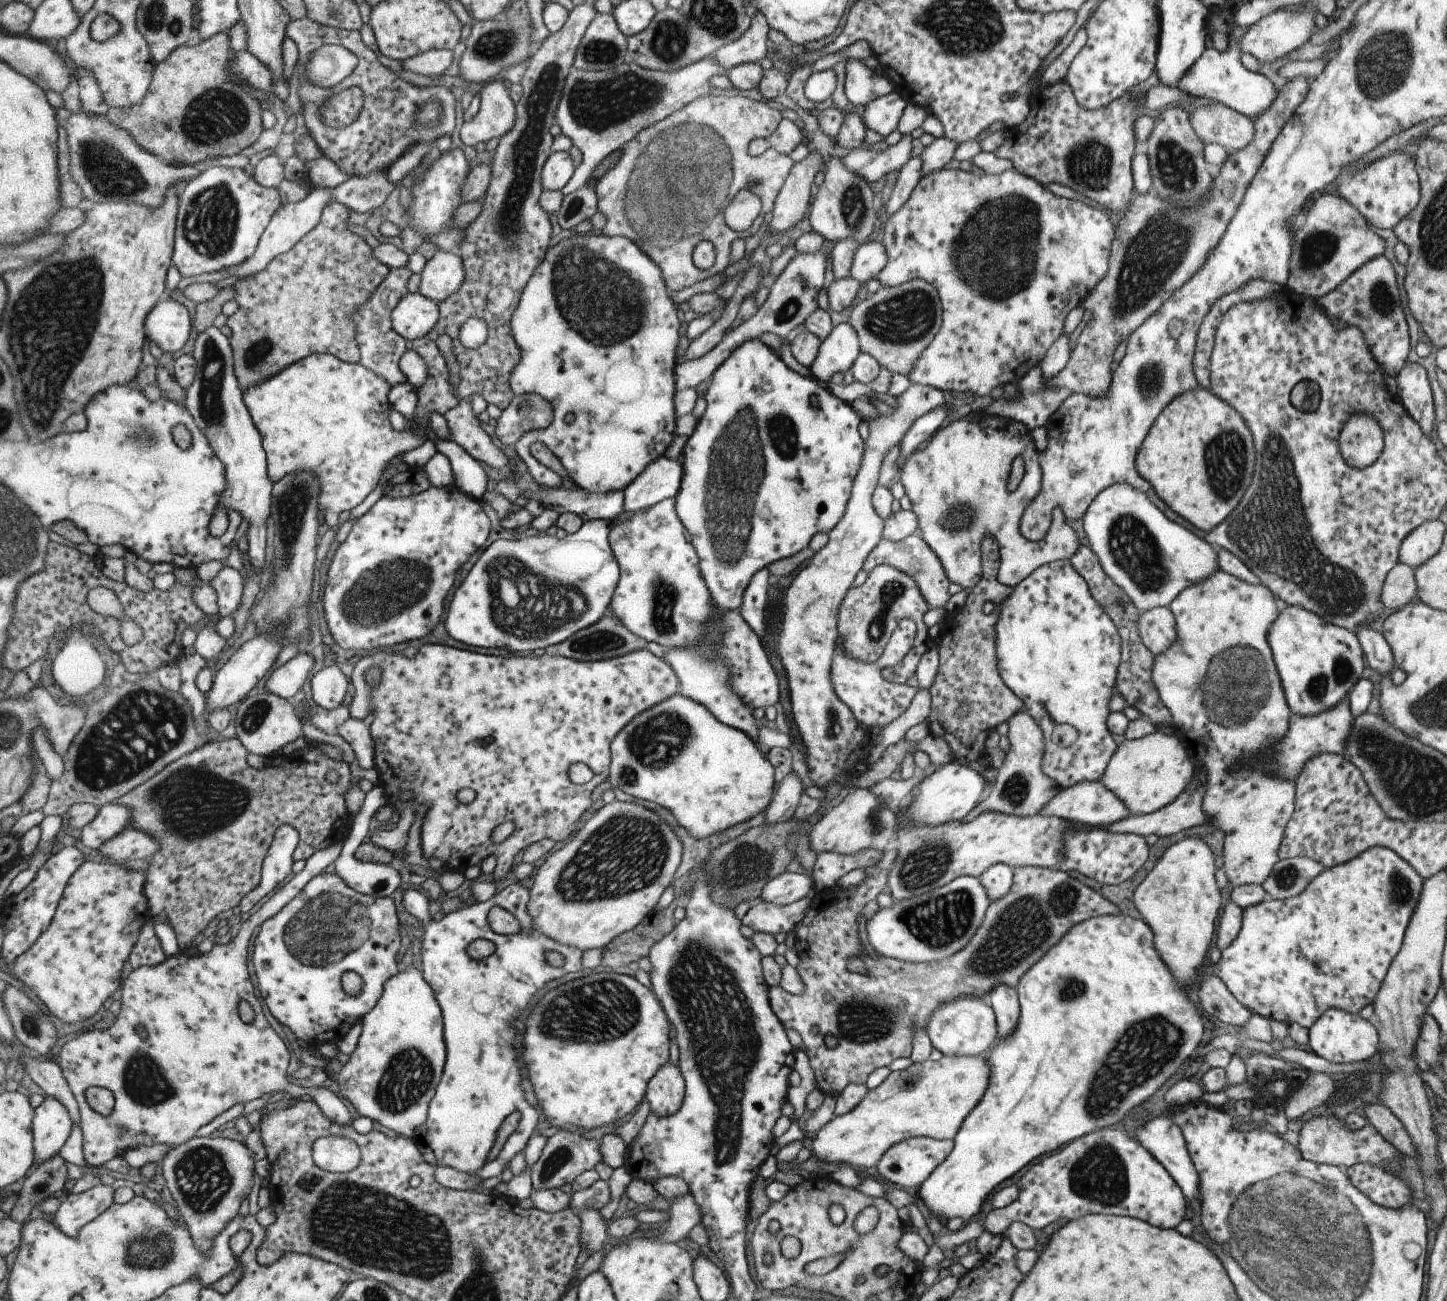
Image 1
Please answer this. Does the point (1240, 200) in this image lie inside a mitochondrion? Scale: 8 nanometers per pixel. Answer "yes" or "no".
no

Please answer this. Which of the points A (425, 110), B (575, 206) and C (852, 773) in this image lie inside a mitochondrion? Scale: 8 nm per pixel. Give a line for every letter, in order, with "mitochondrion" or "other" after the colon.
A: other
B: mitochondrion
C: other

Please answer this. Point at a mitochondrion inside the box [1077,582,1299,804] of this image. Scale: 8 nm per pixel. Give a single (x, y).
(1234, 684)

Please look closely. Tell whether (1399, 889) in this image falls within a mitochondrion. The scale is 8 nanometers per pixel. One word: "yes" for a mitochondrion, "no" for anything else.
yes

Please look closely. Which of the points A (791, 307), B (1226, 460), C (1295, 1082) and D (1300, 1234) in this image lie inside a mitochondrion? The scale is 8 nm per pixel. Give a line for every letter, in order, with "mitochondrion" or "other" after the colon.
A: mitochondrion
B: mitochondrion
C: other
D: mitochondrion

